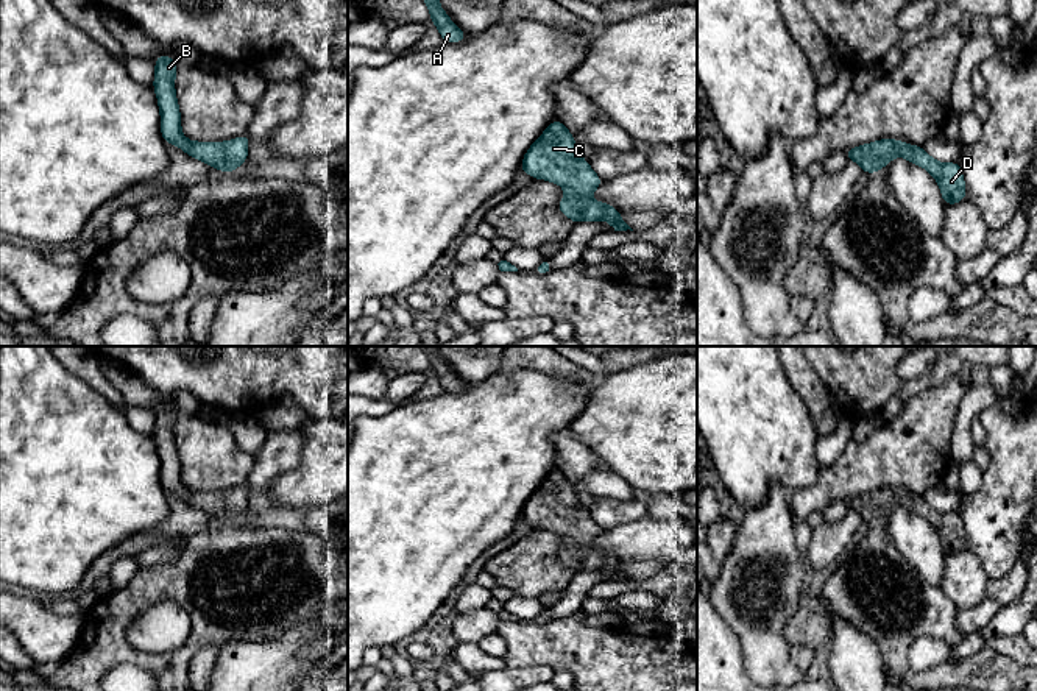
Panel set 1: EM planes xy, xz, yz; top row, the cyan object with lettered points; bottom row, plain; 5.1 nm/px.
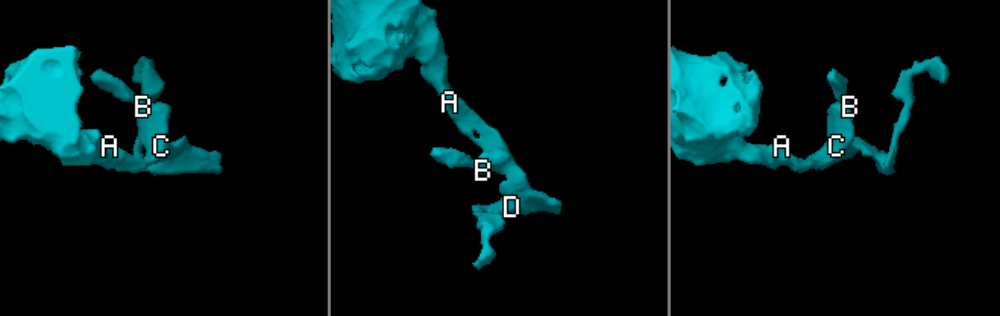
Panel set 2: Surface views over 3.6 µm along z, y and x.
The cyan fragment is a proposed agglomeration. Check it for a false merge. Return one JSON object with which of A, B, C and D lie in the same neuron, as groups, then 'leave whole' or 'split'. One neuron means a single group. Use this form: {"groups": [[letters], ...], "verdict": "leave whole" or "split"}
{"groups": [["A", "B", "C", "D"]], "verdict": "leave whole"}

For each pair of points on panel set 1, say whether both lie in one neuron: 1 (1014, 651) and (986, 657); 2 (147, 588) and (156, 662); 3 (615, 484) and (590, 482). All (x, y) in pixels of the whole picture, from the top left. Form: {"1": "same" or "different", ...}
{"1": "different", "2": "same", "3": "same"}

